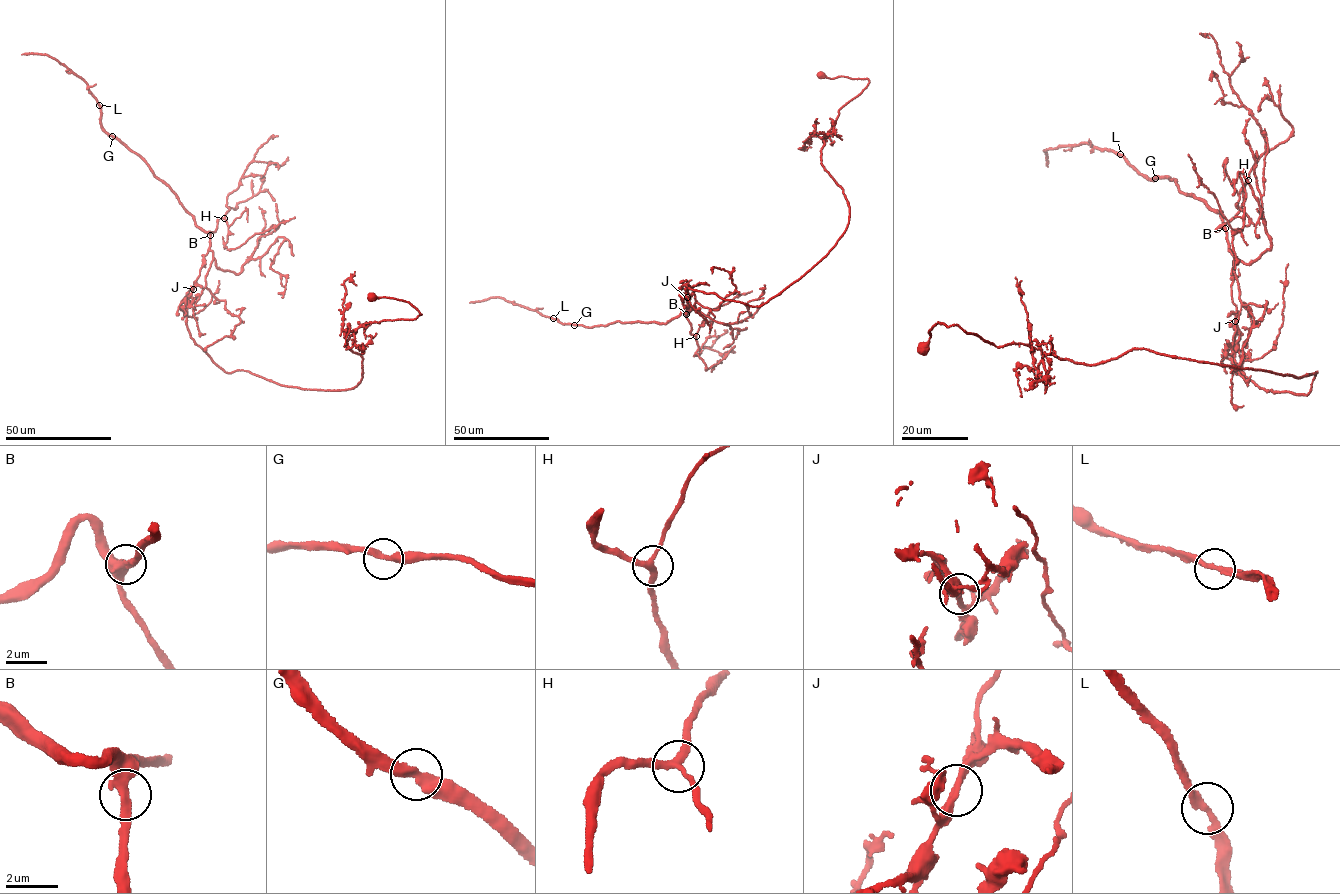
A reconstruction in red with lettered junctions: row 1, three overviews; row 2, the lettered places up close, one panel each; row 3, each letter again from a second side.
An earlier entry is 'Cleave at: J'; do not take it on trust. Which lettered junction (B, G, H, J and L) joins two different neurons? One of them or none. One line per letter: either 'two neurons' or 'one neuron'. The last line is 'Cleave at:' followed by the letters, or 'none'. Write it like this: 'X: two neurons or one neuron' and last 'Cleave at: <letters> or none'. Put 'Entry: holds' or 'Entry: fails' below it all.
B: one neuron
G: one neuron
H: one neuron
J: two neurons
L: one neuron
Cleave at: J
Entry: holds

